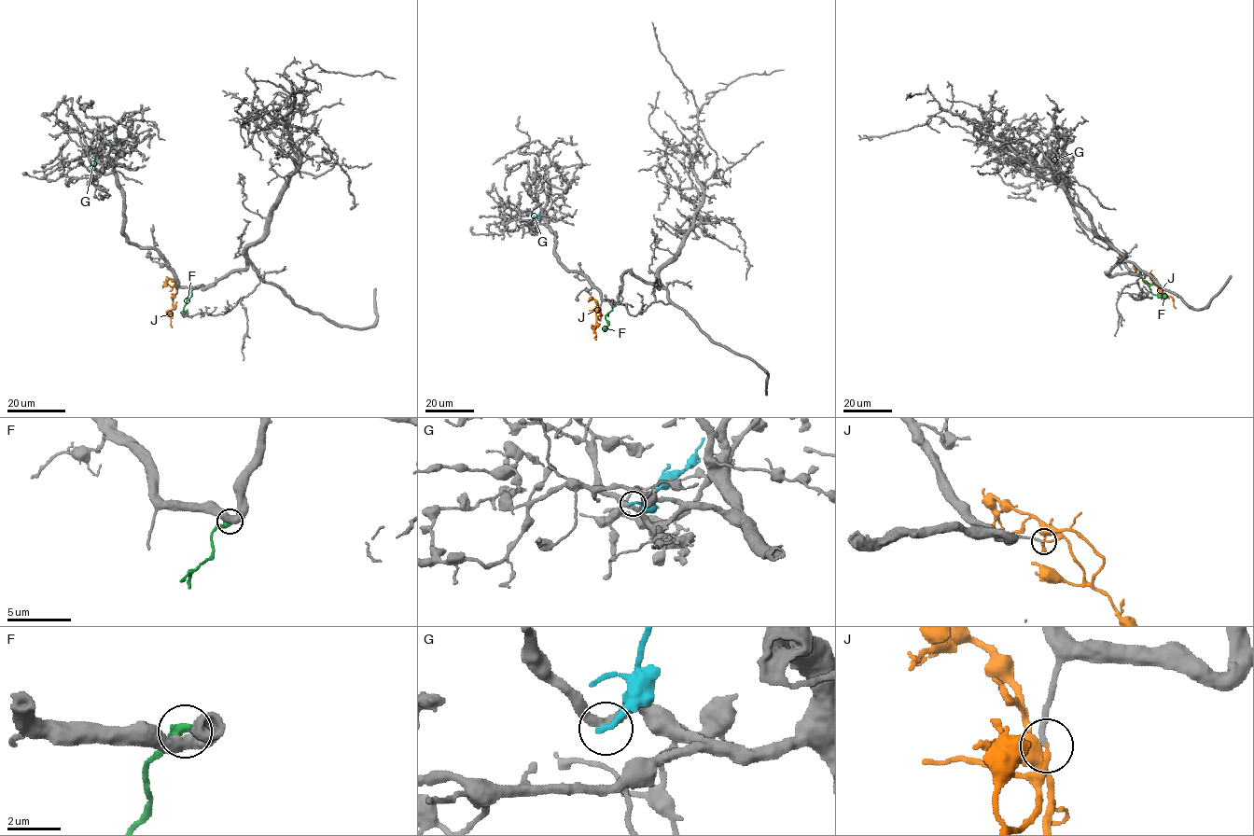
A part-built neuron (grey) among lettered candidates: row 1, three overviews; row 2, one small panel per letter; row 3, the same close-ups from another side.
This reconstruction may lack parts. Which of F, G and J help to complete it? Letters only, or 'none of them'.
J

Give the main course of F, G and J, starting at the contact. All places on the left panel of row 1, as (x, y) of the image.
F: (196, 287), (183, 308), (187, 313), (182, 313)
G: (90, 172), (95, 155), (111, 139)
J: (177, 288), (170, 311), (173, 327)

